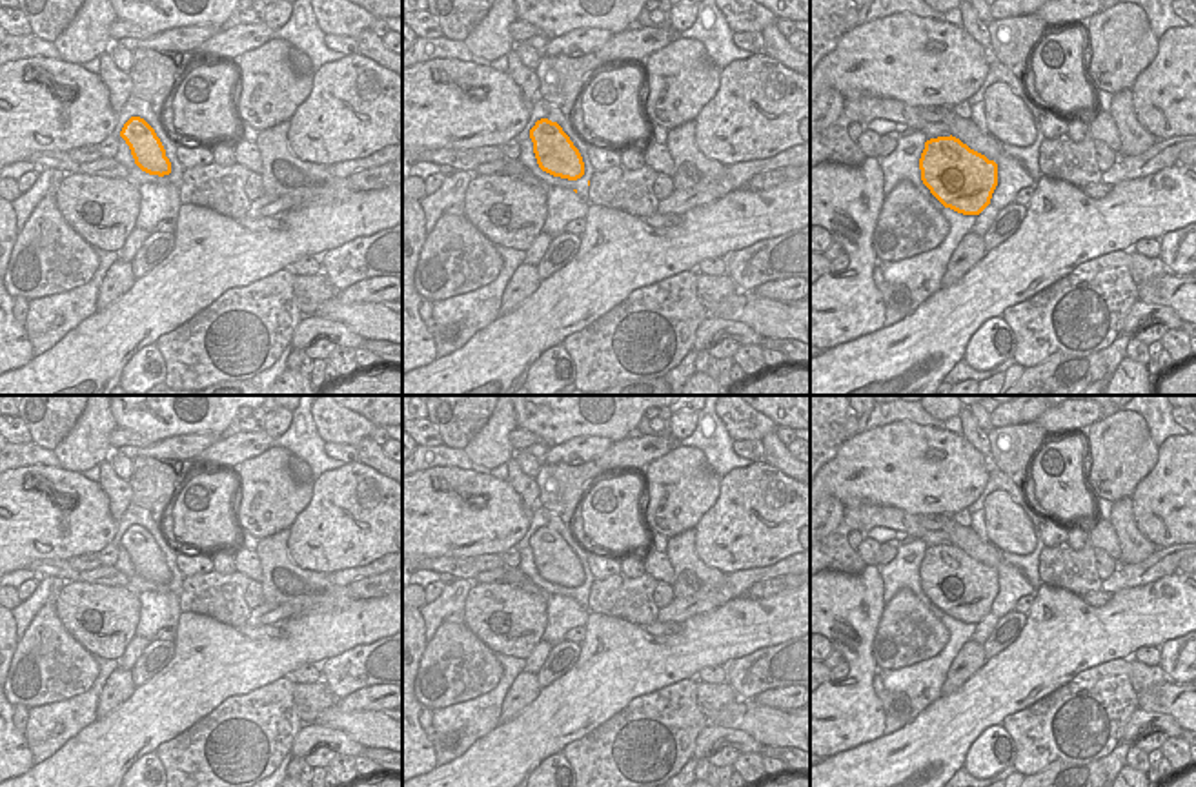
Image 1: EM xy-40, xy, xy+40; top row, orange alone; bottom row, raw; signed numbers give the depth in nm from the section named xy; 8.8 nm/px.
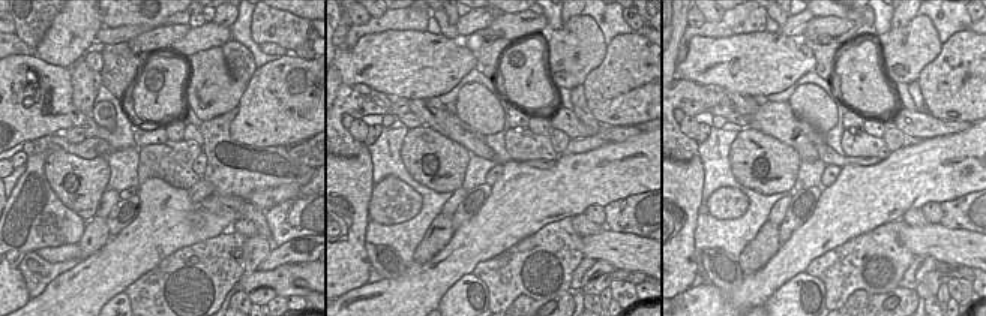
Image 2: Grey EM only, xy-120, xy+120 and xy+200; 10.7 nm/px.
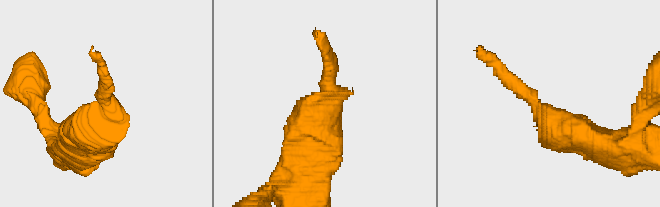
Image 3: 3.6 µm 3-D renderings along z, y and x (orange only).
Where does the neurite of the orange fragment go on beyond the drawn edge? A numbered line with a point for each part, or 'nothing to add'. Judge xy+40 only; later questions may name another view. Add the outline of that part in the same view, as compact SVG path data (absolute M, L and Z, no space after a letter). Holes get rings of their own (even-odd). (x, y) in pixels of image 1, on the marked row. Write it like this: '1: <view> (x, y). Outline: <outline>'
1: xy+40 (909, 223). Outline: M901 180L885 195L872 233L877 261L896 262L938 248L950 230L941 208L925 184Z

